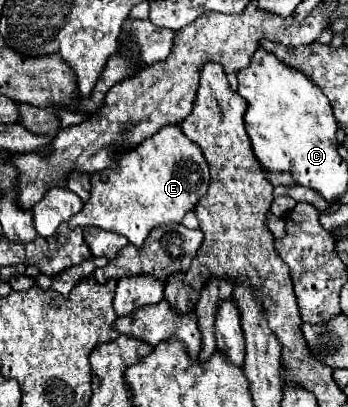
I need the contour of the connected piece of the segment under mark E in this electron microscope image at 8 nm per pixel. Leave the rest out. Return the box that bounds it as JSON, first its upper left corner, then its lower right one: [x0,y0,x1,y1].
[68,125,210,247]

